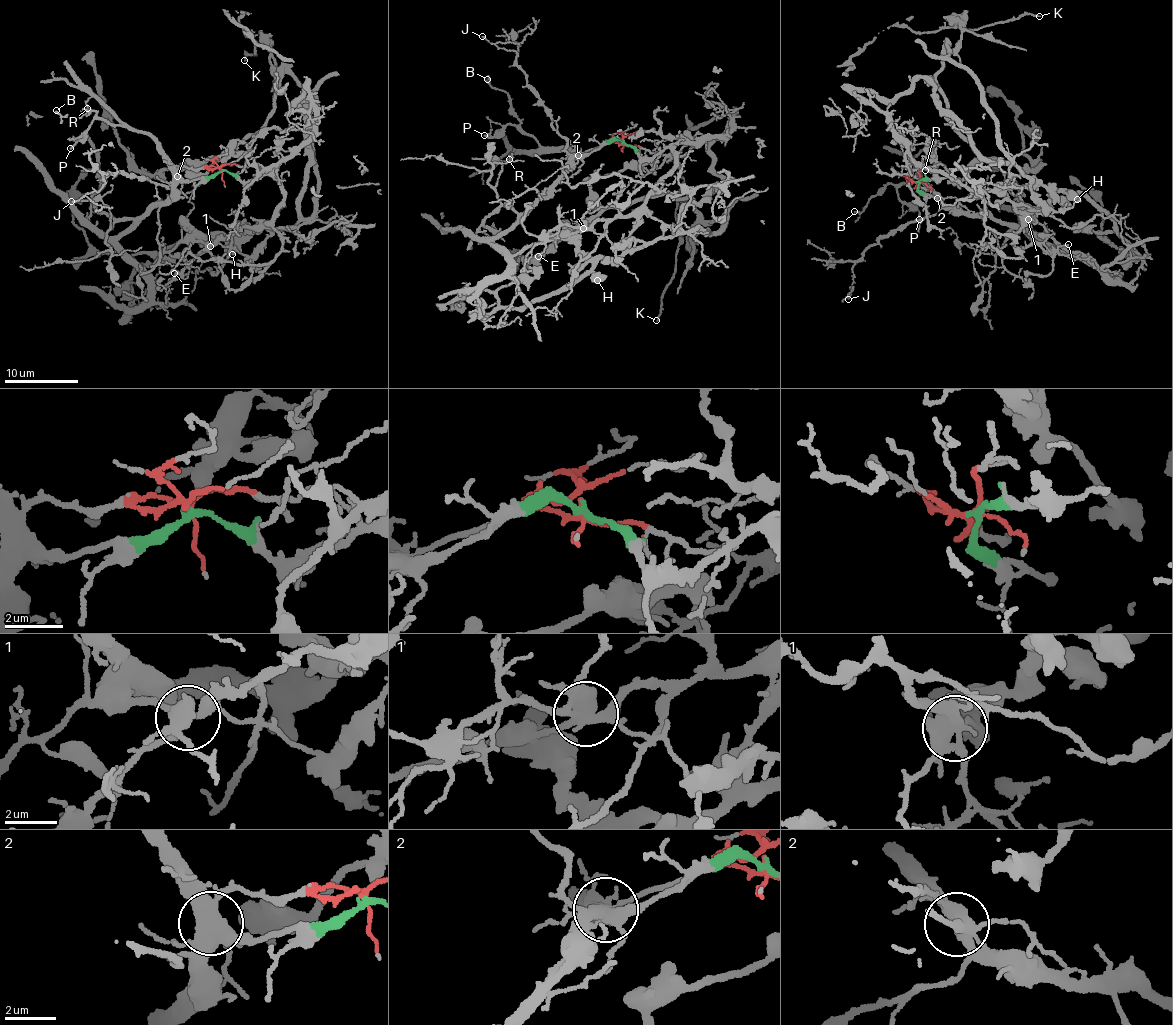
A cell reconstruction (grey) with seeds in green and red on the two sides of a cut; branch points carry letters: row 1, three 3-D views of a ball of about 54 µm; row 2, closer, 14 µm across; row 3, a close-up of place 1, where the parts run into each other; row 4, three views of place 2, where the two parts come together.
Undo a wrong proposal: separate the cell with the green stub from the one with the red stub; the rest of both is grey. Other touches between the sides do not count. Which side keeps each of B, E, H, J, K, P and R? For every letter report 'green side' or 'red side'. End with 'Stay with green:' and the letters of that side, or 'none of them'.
B: red side
E: green side
H: green side
J: red side
K: green side
P: red side
R: red side
Stay with green: E, H, K

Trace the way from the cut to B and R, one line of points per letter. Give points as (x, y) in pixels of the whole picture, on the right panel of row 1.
B: (918, 180), (921, 188), (931, 191), (927, 181), (915, 174), (900, 185), (883, 185), (861, 212), (854, 211)
R: (918, 180), (921, 188), (931, 191), (927, 181), (915, 174), (919, 177), (921, 170), (909, 161), (924, 170)

